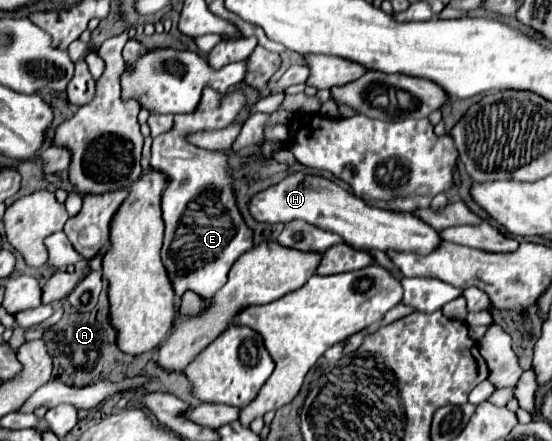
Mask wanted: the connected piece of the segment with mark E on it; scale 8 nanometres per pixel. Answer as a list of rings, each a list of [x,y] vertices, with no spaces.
[[[206,88],[194,114],[174,116],[174,128],[154,138],[152,166],[170,176],[170,184],[162,196],[162,218],[166,224],[162,262],[176,296],[194,290],[202,298],[212,298],[212,294],[226,284],[232,262],[236,262],[246,250],[254,248],[254,232],[246,226],[236,202],[234,172],[228,164],[228,154],[222,150],[204,150],[188,142],[188,136],[194,132],[222,130],[232,124],[246,108],[246,102],[248,98],[242,88],[226,94]]]

